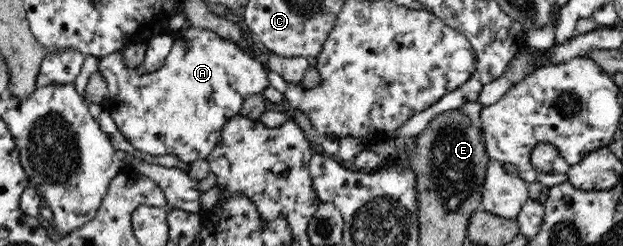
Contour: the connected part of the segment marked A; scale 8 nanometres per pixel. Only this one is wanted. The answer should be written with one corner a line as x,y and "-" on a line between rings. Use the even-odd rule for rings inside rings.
189,27
175,38
163,65
153,73
138,75
127,67
119,51
100,58
98,71
105,77
109,99
106,103
117,130
139,152
153,157
173,155
188,165
206,160
220,140
227,121
240,116
243,103
254,94
262,94
271,84
263,65
235,42
203,28

